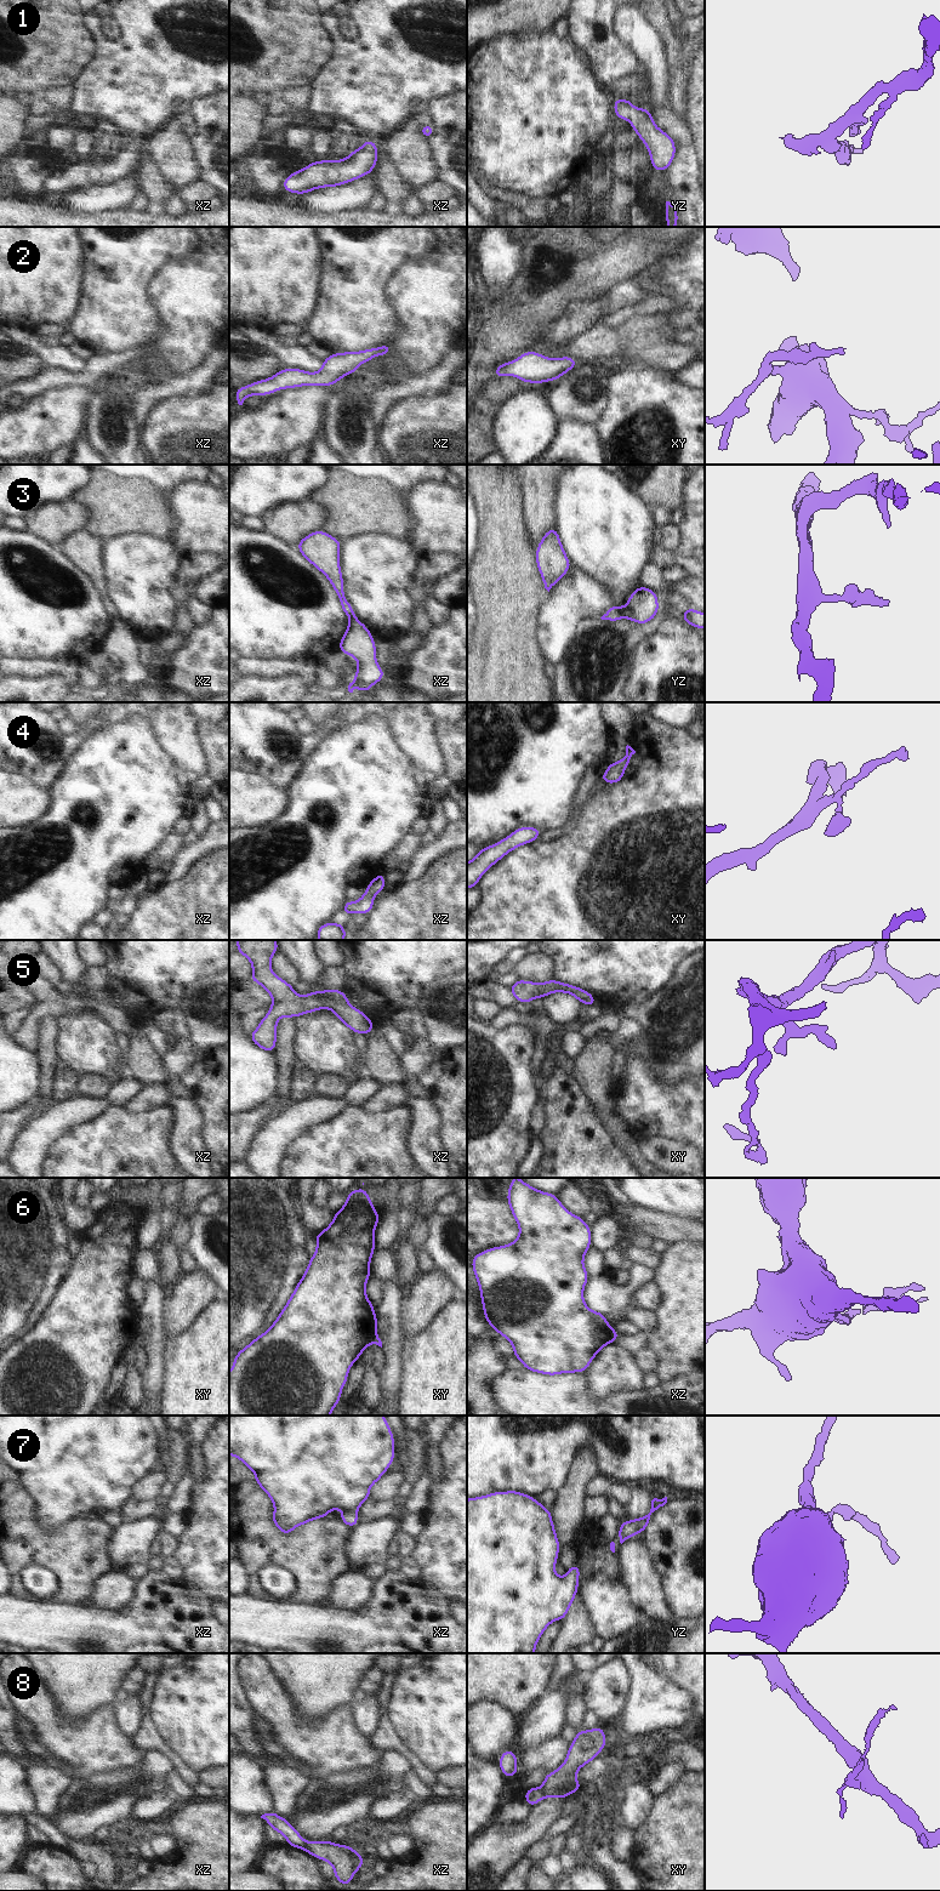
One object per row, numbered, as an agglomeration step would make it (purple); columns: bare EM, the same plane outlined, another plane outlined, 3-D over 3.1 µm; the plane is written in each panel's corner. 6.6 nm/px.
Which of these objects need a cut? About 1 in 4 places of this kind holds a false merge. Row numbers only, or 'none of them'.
3, 6, 8

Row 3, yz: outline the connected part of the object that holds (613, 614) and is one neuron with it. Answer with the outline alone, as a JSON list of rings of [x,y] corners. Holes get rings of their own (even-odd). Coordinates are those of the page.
[[[613,605],[600,619],[615,622],[617,620],[621,620],[622,617],[623,616],[621,614],[621,608],[619,605]]]

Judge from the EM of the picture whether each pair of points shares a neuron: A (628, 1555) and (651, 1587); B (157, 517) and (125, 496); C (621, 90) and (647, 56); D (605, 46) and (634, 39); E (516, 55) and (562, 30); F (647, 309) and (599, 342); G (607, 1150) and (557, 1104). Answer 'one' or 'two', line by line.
A: one
B: one
C: two
D: two
E: two
F: two
G: one

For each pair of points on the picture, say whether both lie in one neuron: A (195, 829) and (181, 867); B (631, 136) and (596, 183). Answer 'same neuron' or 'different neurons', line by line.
A: different neurons
B: different neurons

